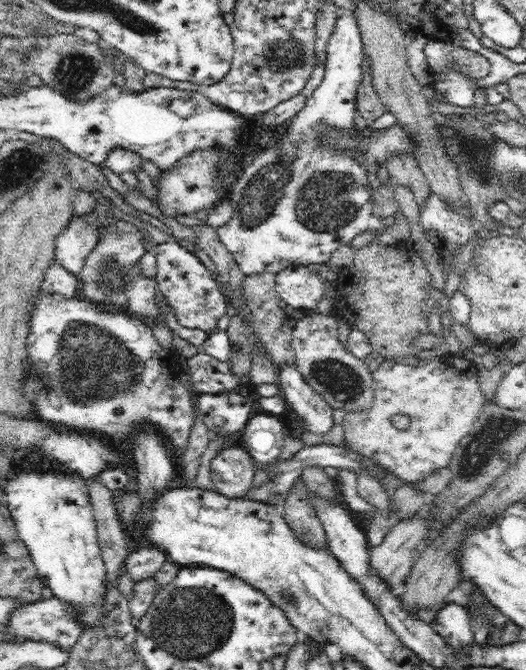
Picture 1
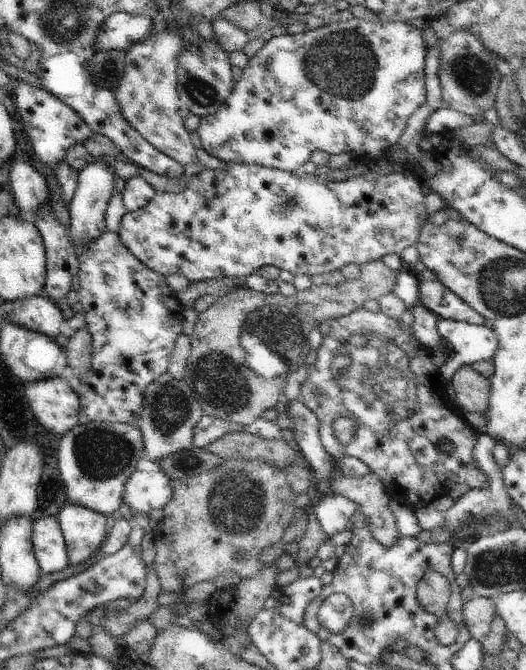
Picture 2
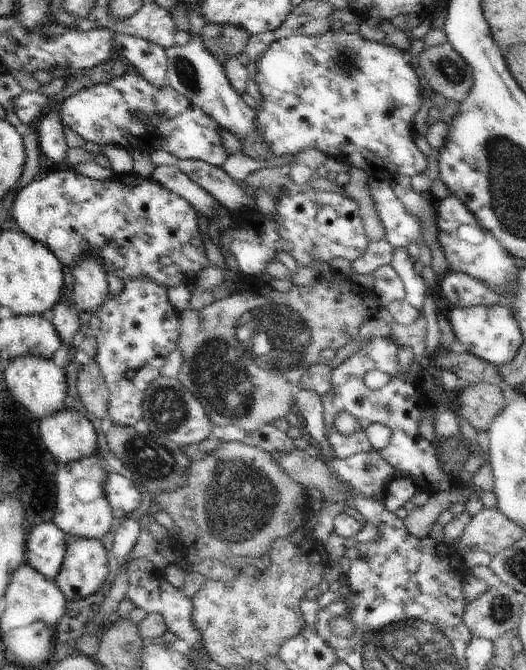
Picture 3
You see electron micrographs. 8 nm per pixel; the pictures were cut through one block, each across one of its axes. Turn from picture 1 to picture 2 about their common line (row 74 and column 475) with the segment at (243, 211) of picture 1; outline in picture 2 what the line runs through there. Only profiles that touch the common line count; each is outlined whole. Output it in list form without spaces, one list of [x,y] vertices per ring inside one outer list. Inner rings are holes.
[[[440,318],[437,329],[441,338],[449,340],[454,348],[454,354],[441,368],[448,383],[462,365],[493,360],[499,349],[499,336],[496,331],[484,325]]]

